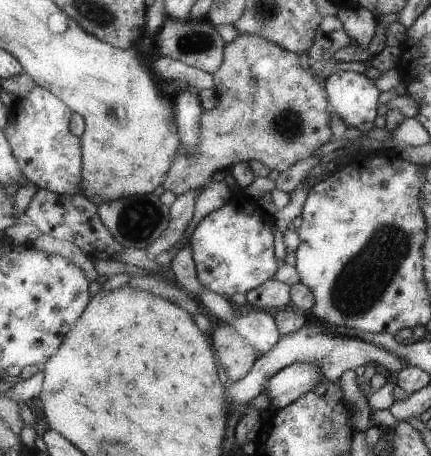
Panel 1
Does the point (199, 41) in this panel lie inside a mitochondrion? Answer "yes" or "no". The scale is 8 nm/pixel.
yes

